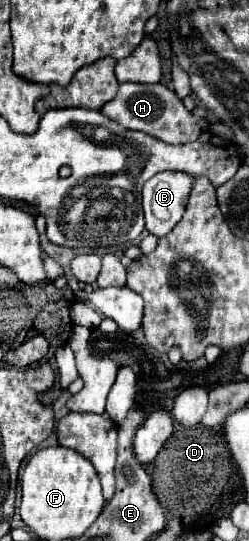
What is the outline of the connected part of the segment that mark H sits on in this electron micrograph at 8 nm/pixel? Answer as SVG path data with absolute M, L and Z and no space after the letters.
M123 82L119 84L119 92L113 100L103 104L101 114L123 126L125 130L137 130L143 134L149 134L157 140L163 140L167 144L187 144L197 140L201 132L209 128L209 122L205 118L193 116L181 102L181 98L169 90L163 84L135 84L135 82Z

